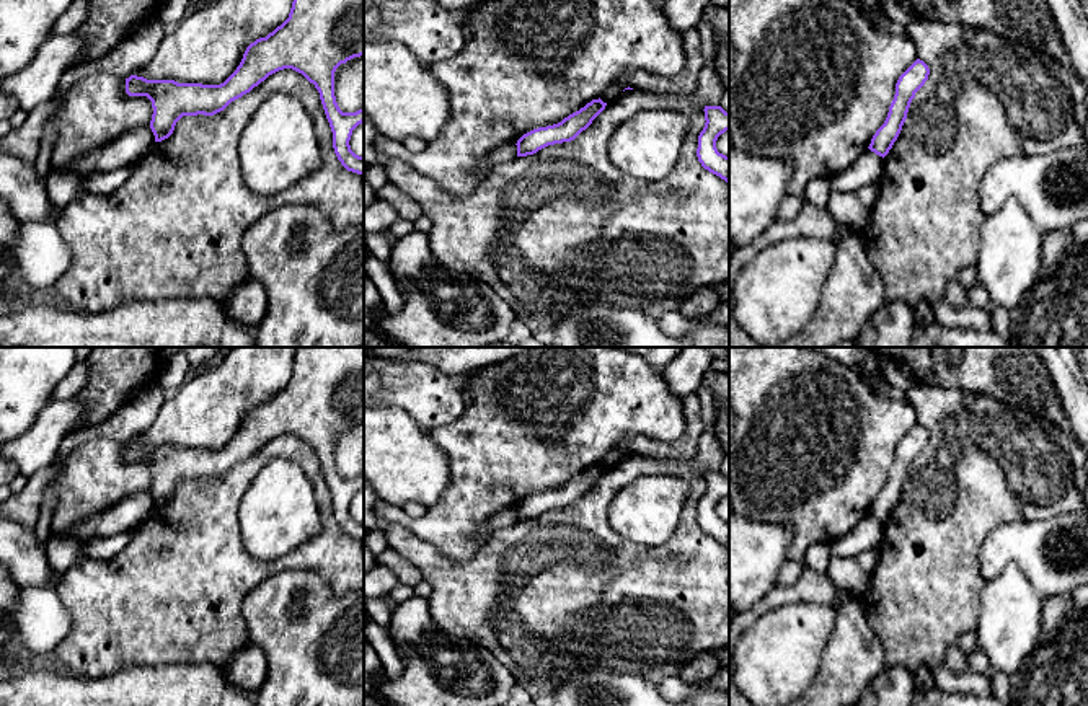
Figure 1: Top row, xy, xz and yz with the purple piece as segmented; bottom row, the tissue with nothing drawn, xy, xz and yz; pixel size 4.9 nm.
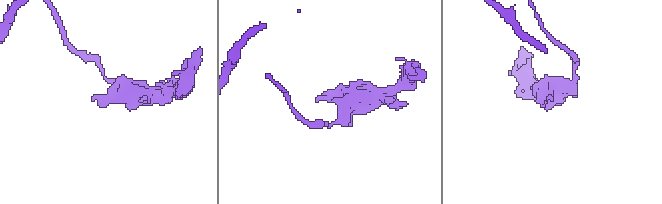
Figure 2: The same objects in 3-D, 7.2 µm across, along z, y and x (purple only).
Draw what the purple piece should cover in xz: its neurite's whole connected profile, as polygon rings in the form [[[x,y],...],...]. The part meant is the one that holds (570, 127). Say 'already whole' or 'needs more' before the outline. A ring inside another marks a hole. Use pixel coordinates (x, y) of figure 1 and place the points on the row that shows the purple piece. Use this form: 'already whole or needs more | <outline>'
already whole | [[[600,98],[592,99],[579,111],[569,114],[561,122],[533,129],[524,134],[517,140],[517,157],[533,155],[538,150],[574,140],[582,130],[586,130],[592,121],[605,109],[607,103]]]

